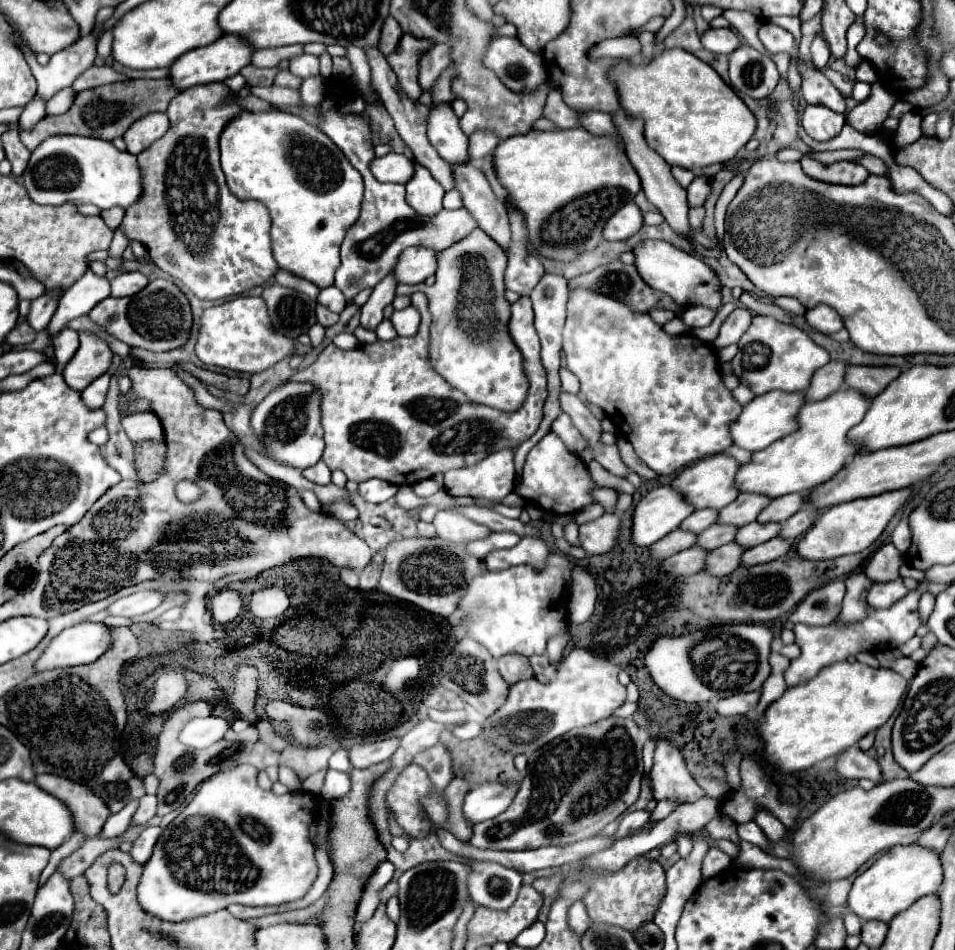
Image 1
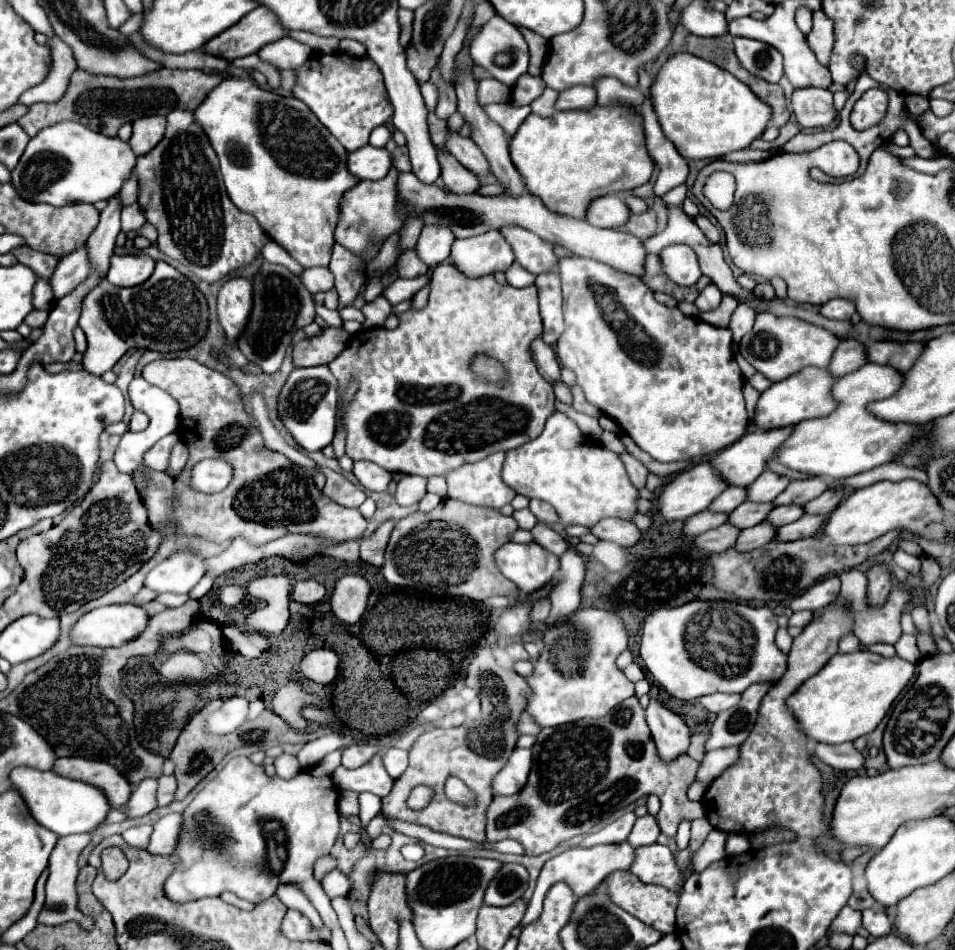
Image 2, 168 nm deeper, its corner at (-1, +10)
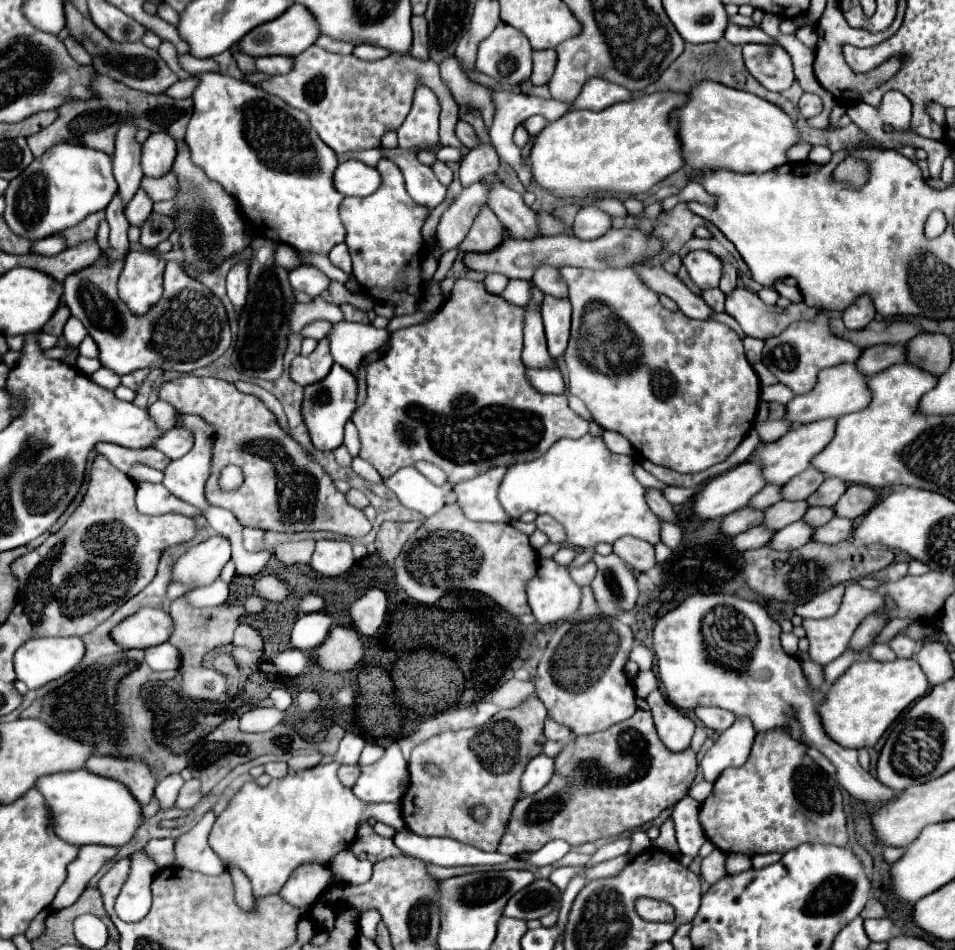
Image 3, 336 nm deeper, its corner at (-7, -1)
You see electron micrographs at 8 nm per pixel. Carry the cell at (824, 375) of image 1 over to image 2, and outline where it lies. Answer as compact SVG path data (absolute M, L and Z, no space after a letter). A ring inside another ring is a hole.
M842 340L838 350L834 352L832 356L832 362L830 362L830 372L834 376L844 376L844 374L850 374L854 370L858 370L860 366L864 366L868 360L868 354L866 354L866 346L862 342L856 342L856 340Z

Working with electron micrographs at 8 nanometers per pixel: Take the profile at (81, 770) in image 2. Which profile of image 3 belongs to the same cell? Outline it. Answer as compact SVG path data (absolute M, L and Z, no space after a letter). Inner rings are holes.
M90 757L84 767L100 777L120 781L136 797L140 805L150 803L150 799L154 797L156 777L142 761L118 757Z

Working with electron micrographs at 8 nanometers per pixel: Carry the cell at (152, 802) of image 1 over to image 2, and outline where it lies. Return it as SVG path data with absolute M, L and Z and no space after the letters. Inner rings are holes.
M160 776L158 806L166 806L166 804L174 802L174 792L176 792L176 778L174 776Z

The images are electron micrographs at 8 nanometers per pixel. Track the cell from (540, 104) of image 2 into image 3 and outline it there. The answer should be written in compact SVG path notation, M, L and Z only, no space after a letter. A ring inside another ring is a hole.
M534 115L534 117L530 117L530 119L526 119L524 121L524 127L528 129L528 133L534 137L536 133L540 133L544 127L546 127L546 119L544 117L540 117L540 115Z

